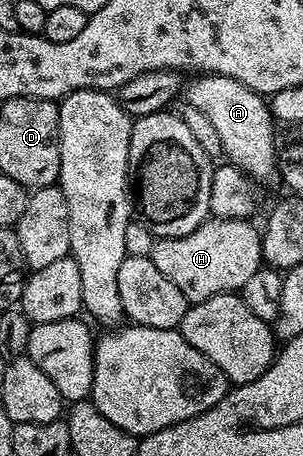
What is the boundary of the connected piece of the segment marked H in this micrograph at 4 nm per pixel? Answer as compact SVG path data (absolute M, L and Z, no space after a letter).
M210 217L195 232L187 232L187 236L156 239L148 258L191 304L216 294L239 292L263 265L261 230L253 224L243 218Z

